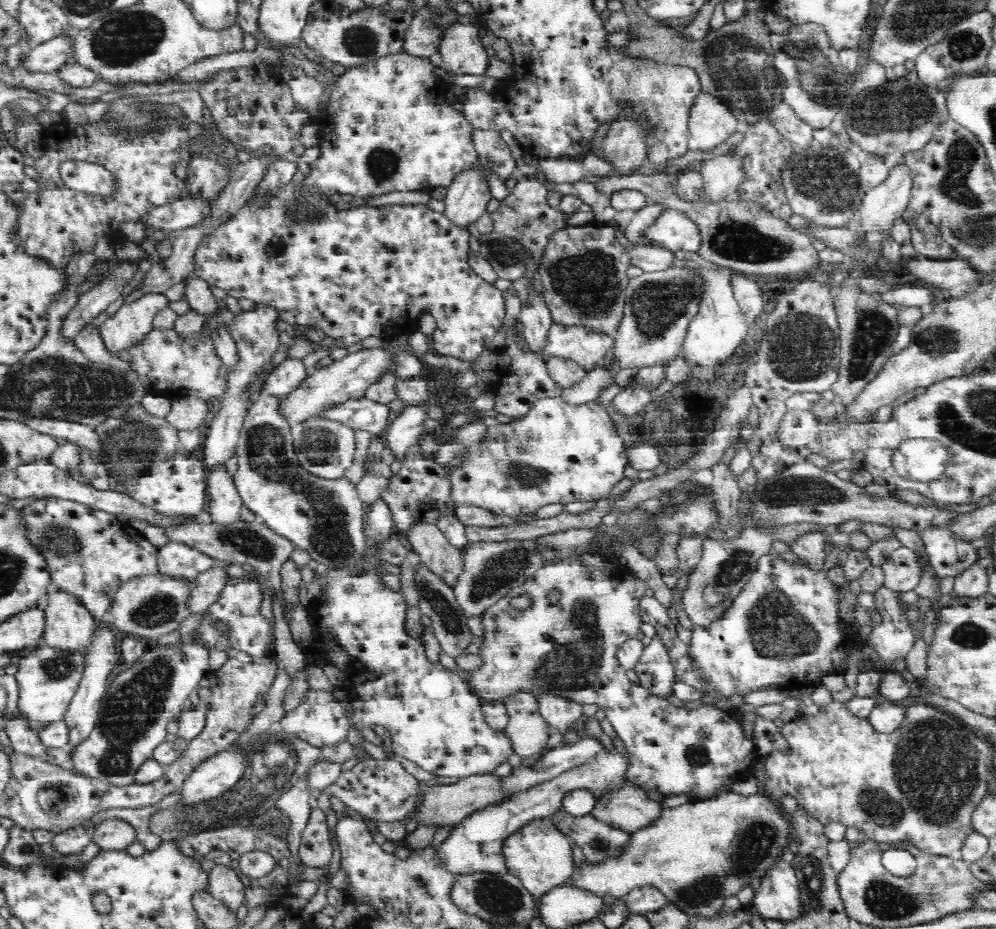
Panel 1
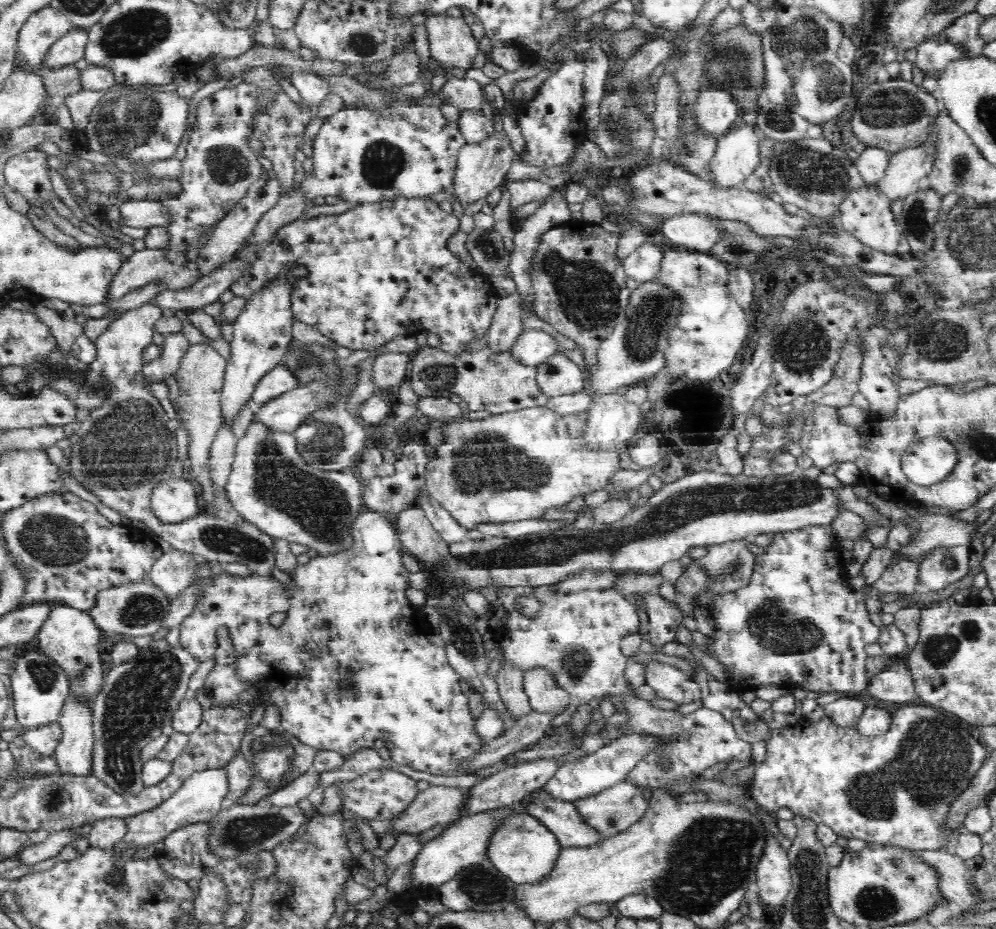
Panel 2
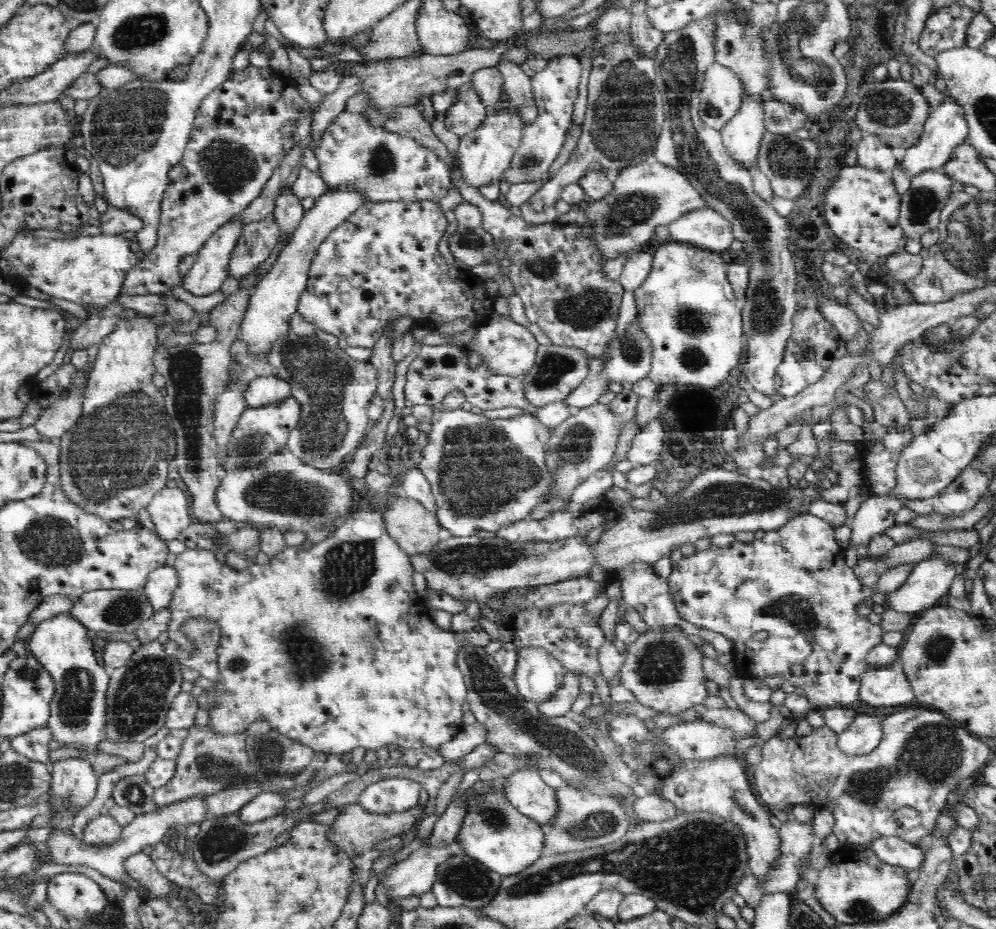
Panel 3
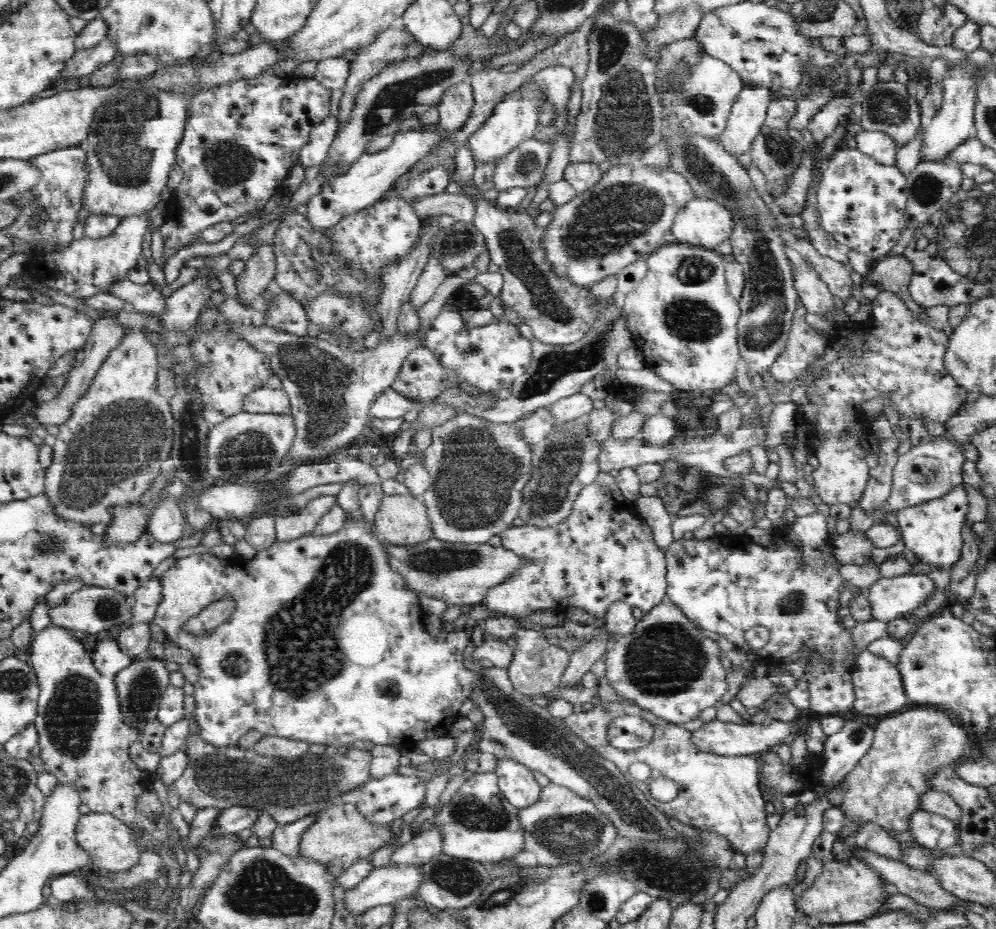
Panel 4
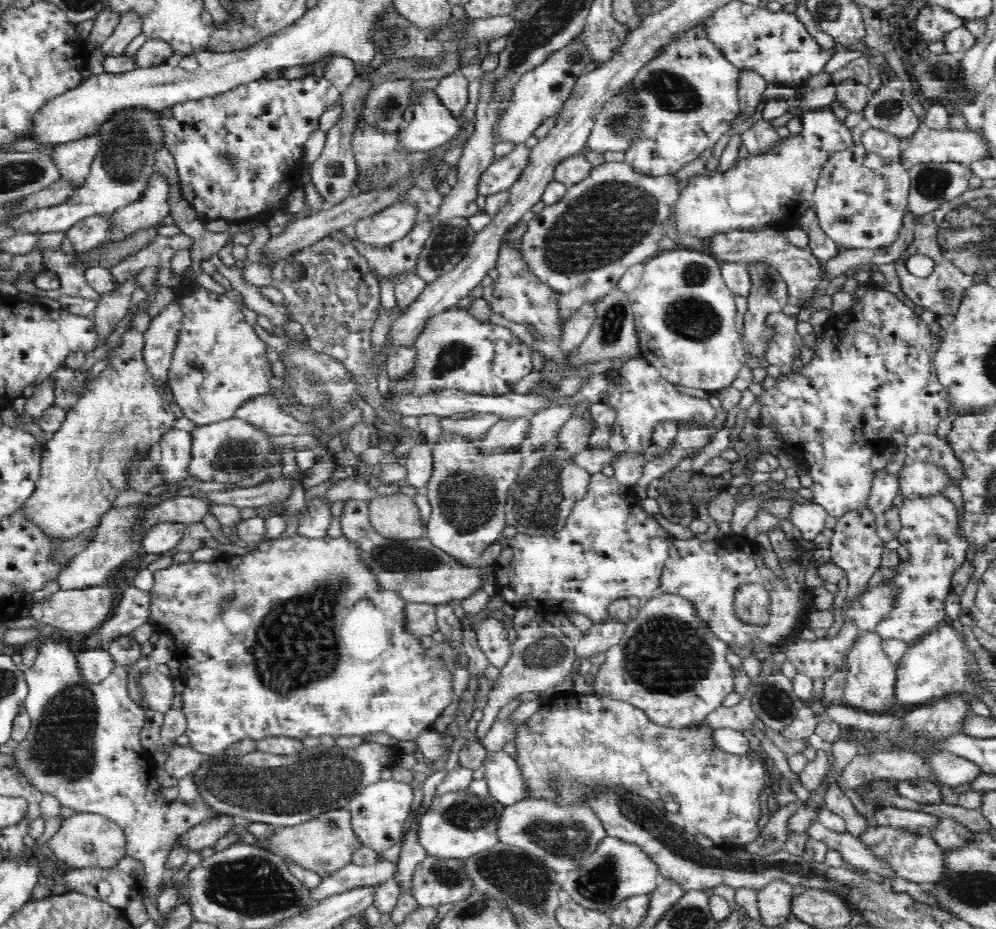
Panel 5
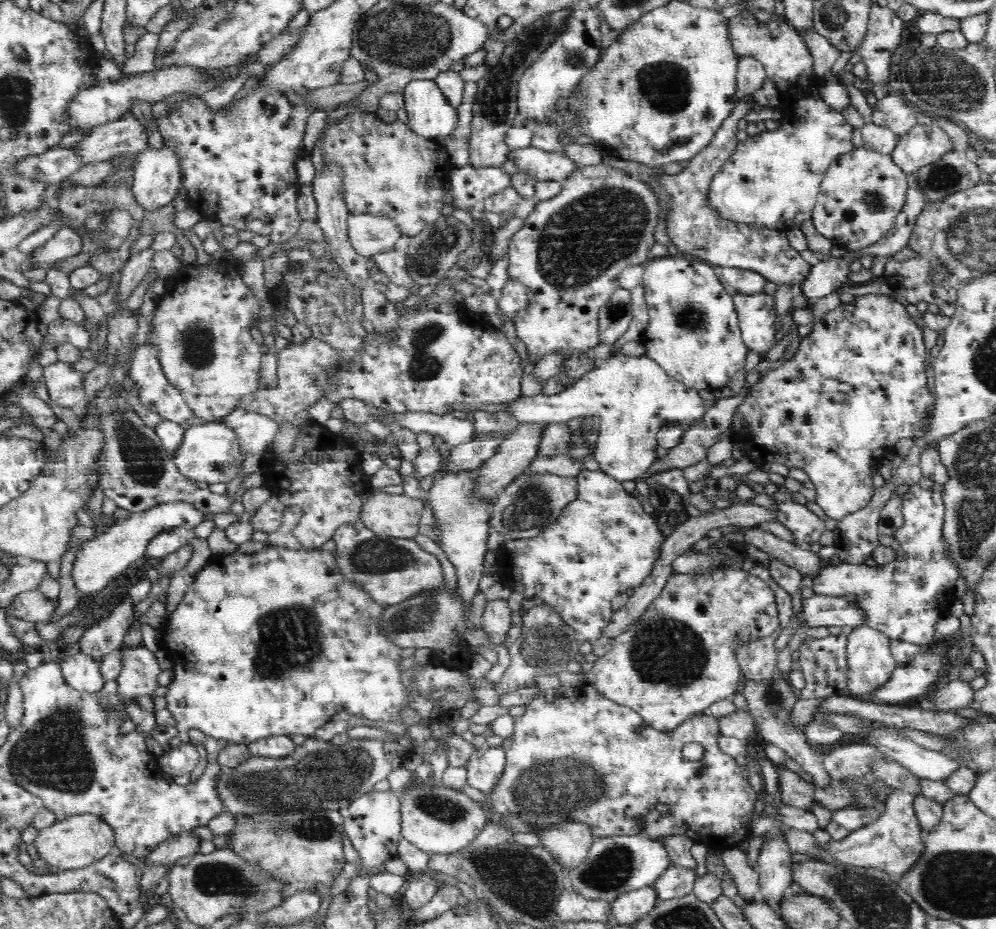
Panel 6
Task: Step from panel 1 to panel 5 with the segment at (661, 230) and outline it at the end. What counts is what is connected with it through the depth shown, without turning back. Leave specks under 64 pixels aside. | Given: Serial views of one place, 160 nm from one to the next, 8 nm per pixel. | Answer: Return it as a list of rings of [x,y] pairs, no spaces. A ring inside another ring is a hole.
[[[832,104],[808,111],[800,119],[802,132],[784,138],[772,152],[739,158],[722,174],[692,175],[675,204],[676,232],[704,240],[772,222],[786,229],[797,226],[799,218],[814,206],[813,192],[823,164],[833,152],[846,150],[855,143],[850,128],[838,119]]]

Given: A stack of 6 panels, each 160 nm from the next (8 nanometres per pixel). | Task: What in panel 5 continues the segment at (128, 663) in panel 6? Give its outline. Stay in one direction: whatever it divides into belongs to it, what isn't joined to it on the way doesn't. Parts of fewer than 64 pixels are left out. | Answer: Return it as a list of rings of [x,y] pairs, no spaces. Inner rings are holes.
[[[154,667],[149,668],[148,674],[140,678],[140,685],[146,689],[146,699],[152,710],[164,715],[173,710],[172,700],[176,696],[176,688],[169,675],[164,675]]]

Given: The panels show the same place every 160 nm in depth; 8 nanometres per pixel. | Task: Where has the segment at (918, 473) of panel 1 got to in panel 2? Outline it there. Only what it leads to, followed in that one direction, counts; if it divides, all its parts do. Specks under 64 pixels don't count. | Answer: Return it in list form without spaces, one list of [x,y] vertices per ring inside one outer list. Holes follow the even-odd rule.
[[[944,438],[915,441],[901,454],[901,469],[908,480],[920,486],[939,483],[955,467],[957,454]]]

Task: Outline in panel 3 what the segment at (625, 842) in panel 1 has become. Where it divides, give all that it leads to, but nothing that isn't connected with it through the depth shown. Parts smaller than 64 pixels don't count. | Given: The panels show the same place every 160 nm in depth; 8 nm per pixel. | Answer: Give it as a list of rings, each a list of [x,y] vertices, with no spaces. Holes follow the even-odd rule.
[[[540,768],[517,770],[514,775],[504,778],[507,782],[508,801],[524,816],[550,827],[559,816],[561,805],[557,790],[544,784]]]

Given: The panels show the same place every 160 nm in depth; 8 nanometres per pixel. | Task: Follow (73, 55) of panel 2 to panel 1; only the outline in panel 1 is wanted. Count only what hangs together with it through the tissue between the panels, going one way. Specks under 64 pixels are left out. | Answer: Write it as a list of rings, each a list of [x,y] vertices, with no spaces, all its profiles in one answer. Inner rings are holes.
[[[63,35],[54,37],[29,48],[23,54],[19,66],[28,72],[54,72],[68,62],[72,52],[72,38],[63,38]]]

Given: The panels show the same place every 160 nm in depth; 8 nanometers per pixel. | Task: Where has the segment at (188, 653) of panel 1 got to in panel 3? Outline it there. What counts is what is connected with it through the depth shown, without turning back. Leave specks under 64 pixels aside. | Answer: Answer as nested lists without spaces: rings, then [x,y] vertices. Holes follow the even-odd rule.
[[[158,640],[148,641],[135,648],[132,658],[123,667],[115,668],[105,692],[105,742],[146,742],[162,726],[172,702],[182,688],[182,661],[164,650]],[[142,774],[124,776],[120,782],[116,782],[112,799],[118,806],[127,807],[136,815],[144,812],[158,812],[158,807],[152,801],[154,788],[148,785]]]

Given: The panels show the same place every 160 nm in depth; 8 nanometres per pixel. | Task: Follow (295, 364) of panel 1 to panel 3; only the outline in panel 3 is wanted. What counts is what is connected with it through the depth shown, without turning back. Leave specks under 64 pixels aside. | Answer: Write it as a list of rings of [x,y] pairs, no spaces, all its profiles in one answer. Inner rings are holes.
[[[278,375],[260,376],[249,382],[244,392],[246,406],[260,408],[264,405],[284,400],[291,395],[291,386],[288,381]]]

